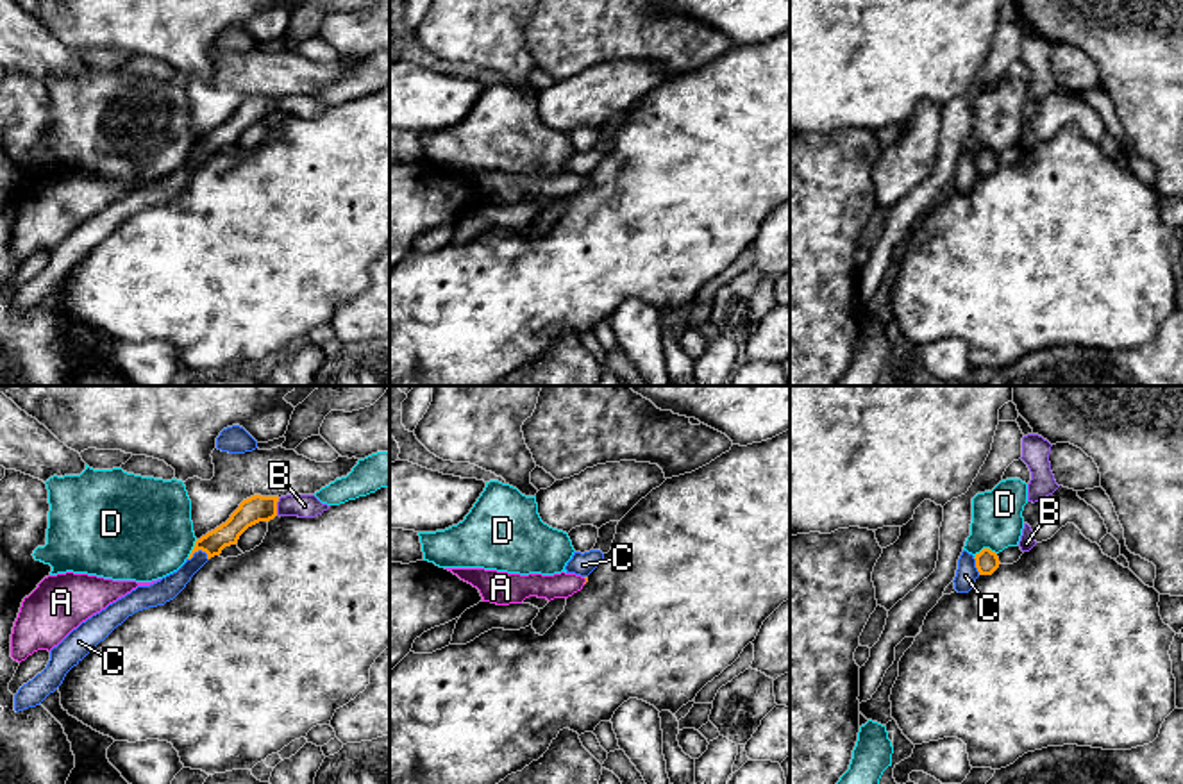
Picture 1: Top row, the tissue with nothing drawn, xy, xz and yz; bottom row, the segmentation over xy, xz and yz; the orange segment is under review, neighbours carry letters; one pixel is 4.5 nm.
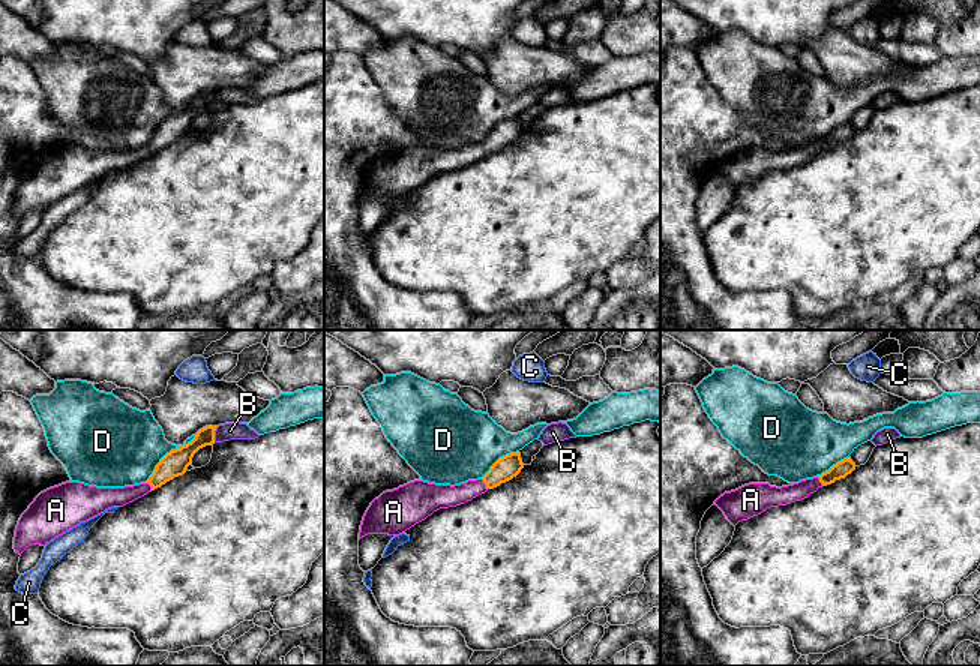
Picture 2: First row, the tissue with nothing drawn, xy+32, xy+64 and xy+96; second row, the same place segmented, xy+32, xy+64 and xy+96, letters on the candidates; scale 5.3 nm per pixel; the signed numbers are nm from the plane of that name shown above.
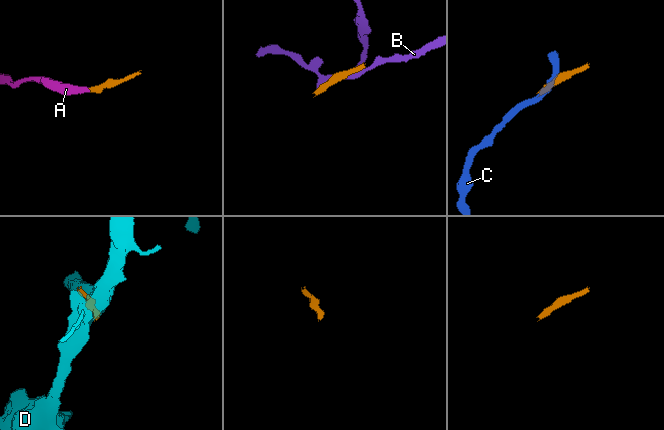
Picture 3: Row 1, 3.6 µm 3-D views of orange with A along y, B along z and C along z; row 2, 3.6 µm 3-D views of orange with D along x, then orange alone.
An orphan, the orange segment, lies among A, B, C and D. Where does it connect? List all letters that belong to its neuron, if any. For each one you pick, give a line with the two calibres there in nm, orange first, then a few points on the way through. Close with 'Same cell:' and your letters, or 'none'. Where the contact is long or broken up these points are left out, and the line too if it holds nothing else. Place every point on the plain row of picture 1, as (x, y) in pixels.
A: calibres 20 and 110 nm; way xz (585, 177), (587, 181), (562, 184)
Same cell: A

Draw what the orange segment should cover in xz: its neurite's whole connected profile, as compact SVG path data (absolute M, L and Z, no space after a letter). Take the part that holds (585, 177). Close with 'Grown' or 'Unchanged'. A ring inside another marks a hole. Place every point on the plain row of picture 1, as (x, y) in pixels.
M445 168L457 175L461 180L479 189L482 202L497 205L522 204L529 196L547 198L568 198L581 191L588 182L588 177L575 173L508 173L484 168Z. Grown

